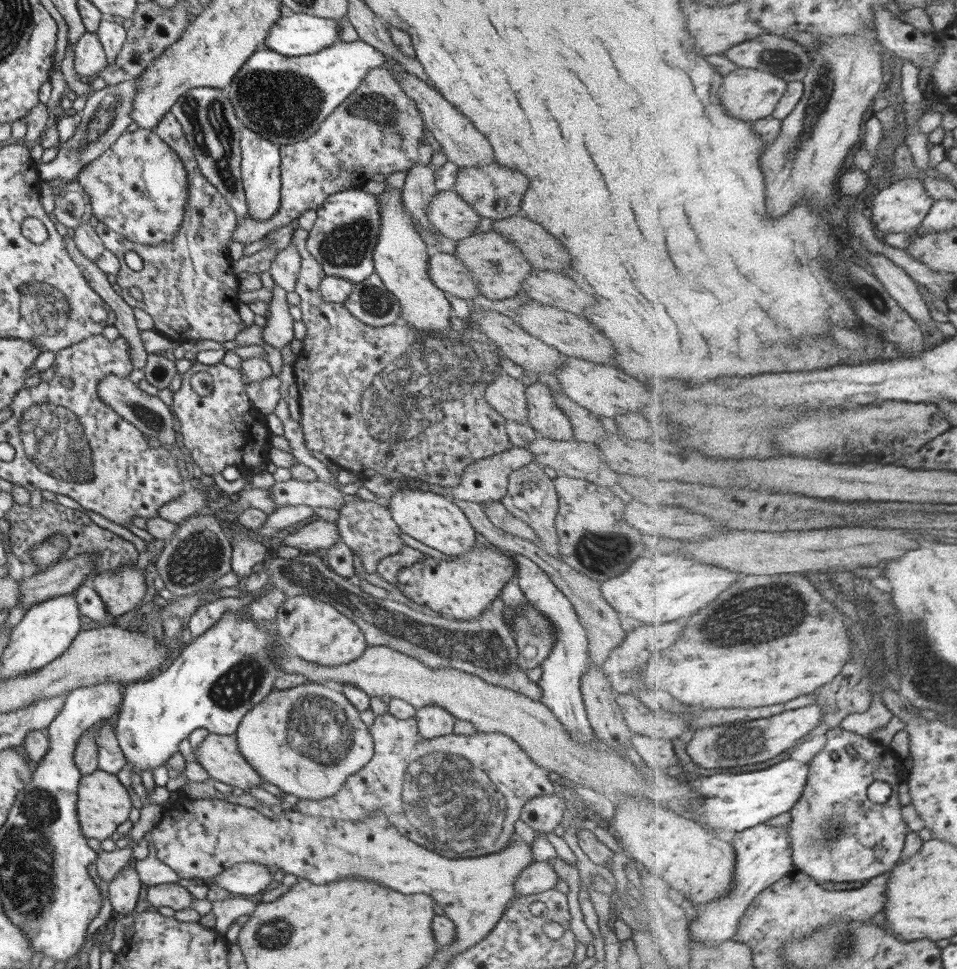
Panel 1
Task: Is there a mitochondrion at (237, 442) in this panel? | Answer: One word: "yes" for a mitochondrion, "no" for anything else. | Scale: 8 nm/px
no

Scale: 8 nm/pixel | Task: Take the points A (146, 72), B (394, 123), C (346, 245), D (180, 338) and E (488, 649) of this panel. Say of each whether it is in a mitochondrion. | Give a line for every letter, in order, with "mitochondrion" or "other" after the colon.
A: other
B: mitochondrion
C: mitochondrion
D: other
E: mitochondrion

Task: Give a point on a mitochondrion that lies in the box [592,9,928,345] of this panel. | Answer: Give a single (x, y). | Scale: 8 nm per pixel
(821, 91)

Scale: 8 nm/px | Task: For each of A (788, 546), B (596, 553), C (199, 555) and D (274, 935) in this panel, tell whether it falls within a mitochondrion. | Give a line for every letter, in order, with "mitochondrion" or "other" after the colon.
A: other
B: mitochondrion
C: mitochondrion
D: mitochondrion

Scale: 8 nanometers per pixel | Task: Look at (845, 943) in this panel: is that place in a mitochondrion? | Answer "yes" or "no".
yes

